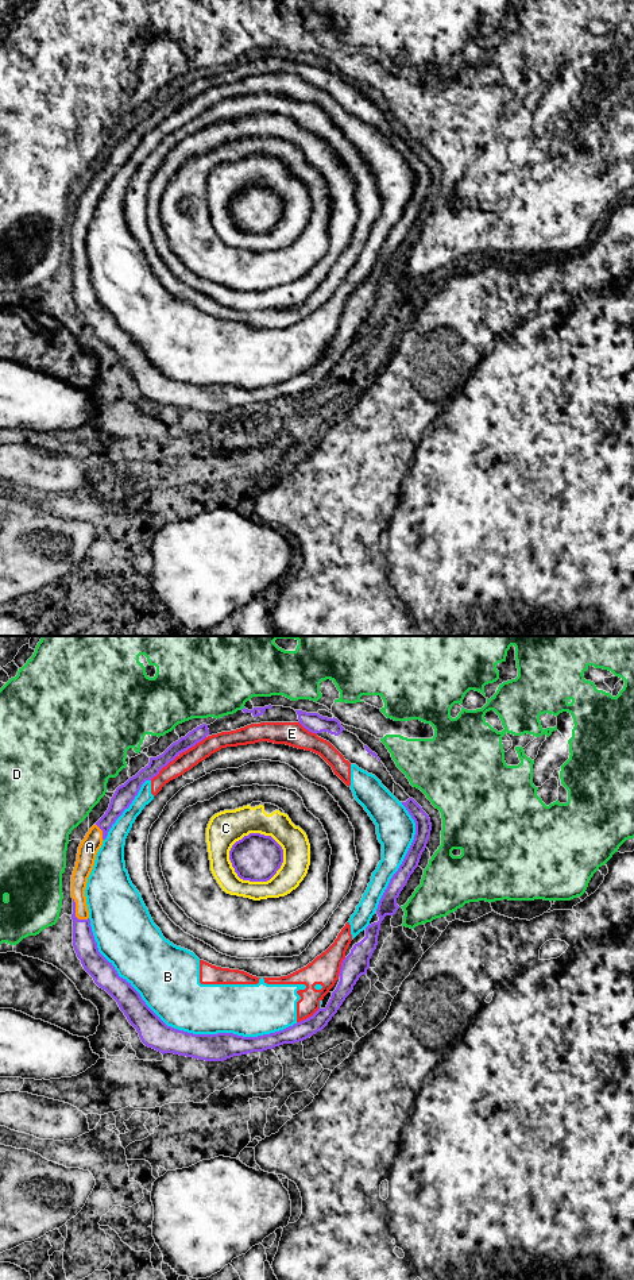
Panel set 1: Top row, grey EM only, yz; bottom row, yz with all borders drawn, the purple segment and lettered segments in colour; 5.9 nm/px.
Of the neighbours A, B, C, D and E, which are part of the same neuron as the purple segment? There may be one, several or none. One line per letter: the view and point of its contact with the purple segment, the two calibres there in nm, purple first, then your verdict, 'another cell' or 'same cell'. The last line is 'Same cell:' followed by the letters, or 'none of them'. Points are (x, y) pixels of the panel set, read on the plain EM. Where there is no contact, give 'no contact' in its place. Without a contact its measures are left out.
A: meets purple in yz at (74, 265); 140 nm thick on the purple side, 100 nm on the other; same cell
B: meets purple in yz at (177, 381); 180 nm thick on the purple side, 340 nm on the other; another cell
C: meets purple in yz at (251, 185); 280 nm thick on the purple side, 200 nm on the other; another cell
D: meets purple in yz at (242, 61); 50 nm thick on the purple side, 420 nm on the other; another cell
E: meets purple in yz at (177, 107); 90 nm thick on the purple side, 110 nm on the other; another cell
Same cell: A

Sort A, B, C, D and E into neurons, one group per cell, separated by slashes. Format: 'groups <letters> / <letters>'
groups A / B C E / D

